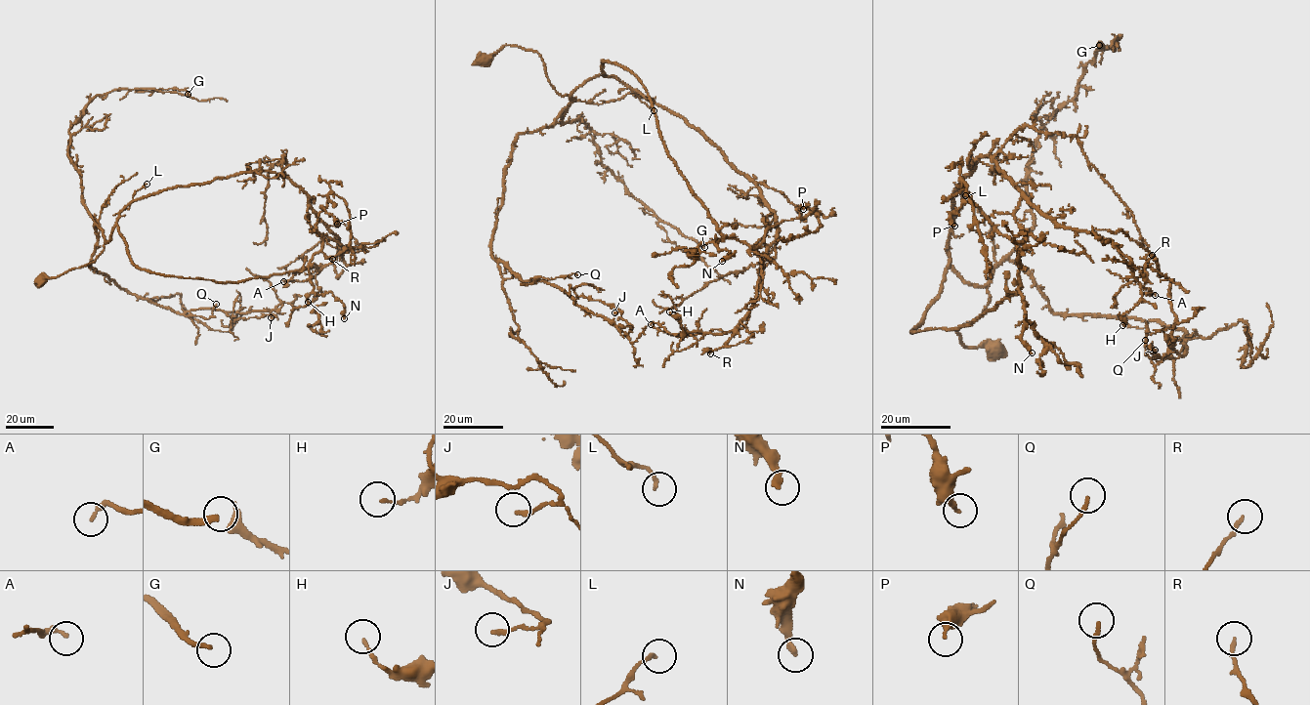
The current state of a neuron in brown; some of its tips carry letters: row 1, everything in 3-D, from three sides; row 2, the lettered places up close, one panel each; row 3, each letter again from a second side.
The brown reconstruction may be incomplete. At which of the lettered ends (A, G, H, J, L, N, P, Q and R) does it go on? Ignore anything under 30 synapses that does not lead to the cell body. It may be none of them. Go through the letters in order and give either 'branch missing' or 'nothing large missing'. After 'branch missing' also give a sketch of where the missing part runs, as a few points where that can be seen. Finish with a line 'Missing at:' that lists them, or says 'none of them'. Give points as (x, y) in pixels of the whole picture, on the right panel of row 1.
A: nothing large missing
G: branch missing; course (1099, 45), (1085, 54), (1074, 78), (1065, 81), (1053, 78), (1038, 86), (1035, 94)
H: nothing large missing
J: nothing large missing
L: nothing large missing
N: nothing large missing
P: nothing large missing
Q: nothing large missing
R: nothing large missing
Missing at: G

